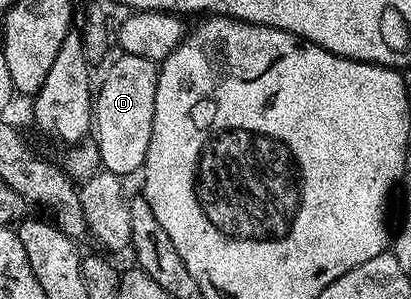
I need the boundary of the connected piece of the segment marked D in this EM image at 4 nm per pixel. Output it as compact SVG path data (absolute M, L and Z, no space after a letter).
M122 53L112 61L92 101L92 140L98 146L101 168L126 179L129 173L137 174L141 170L146 158L147 145L151 139L152 115L156 111L159 66L144 59L144 55L131 53Z

